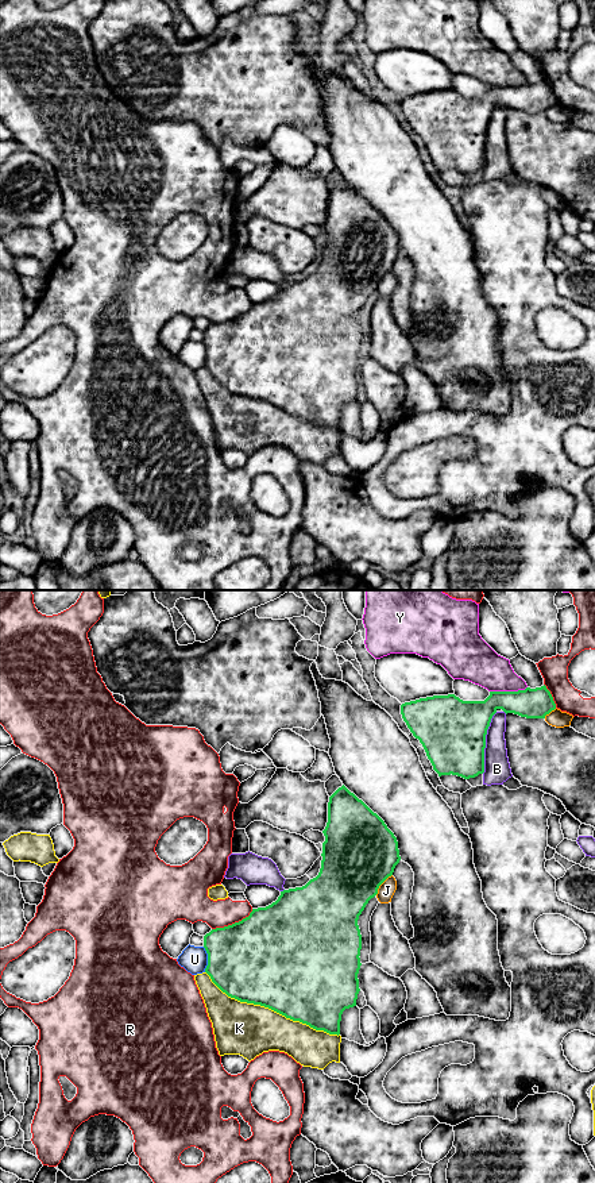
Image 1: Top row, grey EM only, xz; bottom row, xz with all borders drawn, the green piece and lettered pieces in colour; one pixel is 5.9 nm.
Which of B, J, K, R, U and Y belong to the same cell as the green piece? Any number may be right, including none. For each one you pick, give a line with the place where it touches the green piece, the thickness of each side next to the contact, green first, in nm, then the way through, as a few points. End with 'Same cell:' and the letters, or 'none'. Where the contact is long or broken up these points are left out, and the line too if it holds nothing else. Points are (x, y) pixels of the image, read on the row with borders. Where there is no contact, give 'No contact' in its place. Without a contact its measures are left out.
Same cell: none

